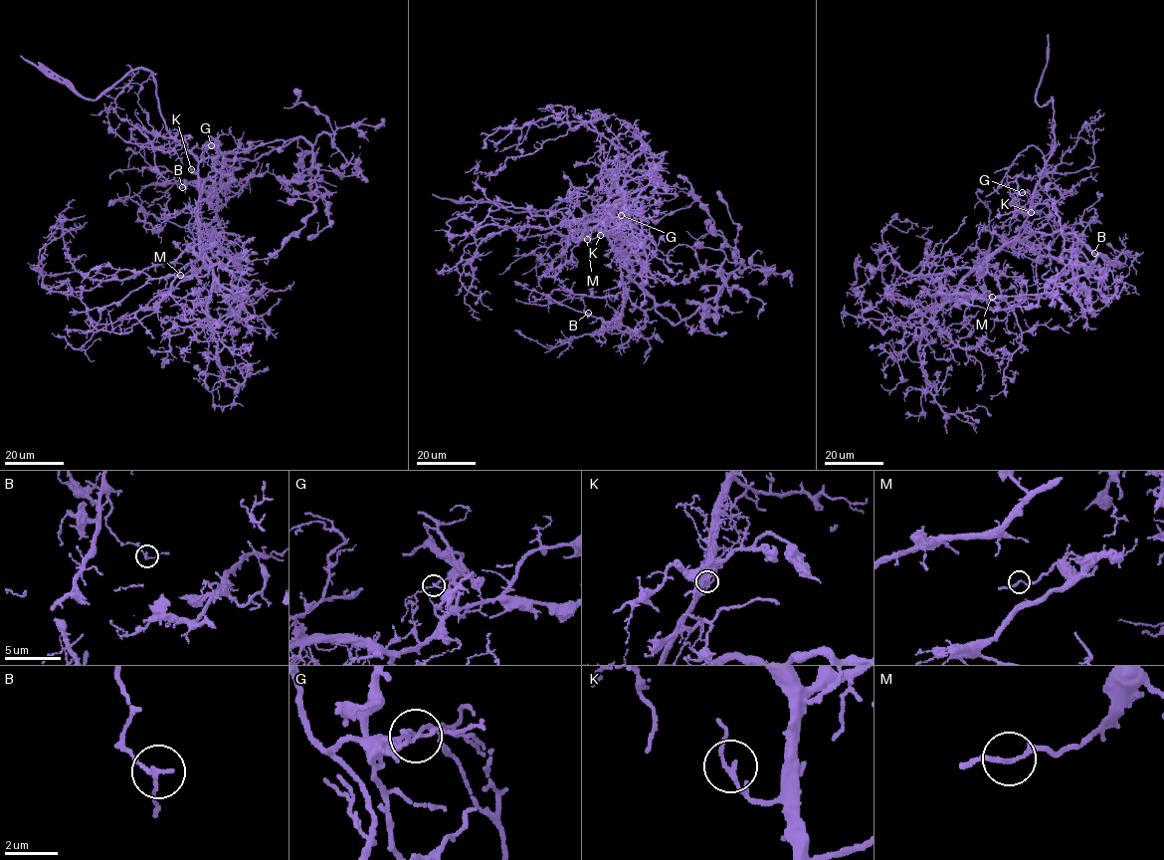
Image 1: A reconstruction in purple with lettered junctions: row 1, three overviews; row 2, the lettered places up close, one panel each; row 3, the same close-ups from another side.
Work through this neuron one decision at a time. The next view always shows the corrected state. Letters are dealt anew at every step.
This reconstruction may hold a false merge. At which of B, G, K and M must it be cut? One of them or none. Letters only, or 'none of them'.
G

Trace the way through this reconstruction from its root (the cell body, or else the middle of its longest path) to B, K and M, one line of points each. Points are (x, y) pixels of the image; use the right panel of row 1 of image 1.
B: (1025, 238), (1024, 242), (1032, 249), (1057, 258), (1069, 267), (1080, 252), (1082, 236), (1083, 245), (1094, 253)
K: (1025, 238), (1020, 240), (1018, 233), (1031, 212)
M: (1025, 238), (1013, 239), (999, 247), (973, 268), (961, 285), (975, 296), (992, 297)

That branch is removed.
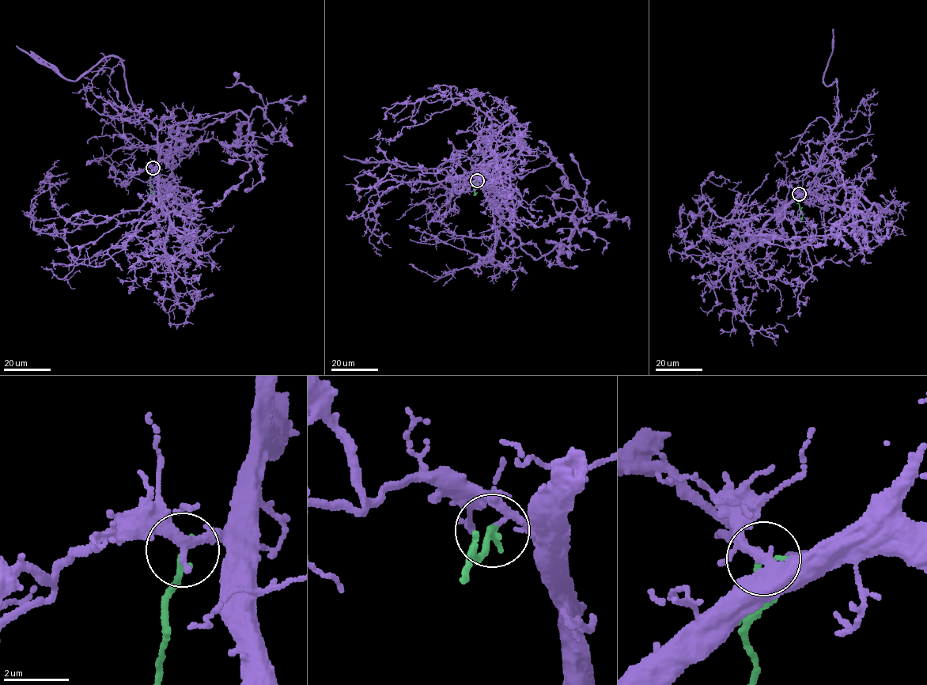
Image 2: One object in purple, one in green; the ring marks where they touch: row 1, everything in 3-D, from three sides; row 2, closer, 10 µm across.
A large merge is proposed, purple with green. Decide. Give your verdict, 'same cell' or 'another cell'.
another cell

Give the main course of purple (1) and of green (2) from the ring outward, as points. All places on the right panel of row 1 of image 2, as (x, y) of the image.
1: (799, 193), (845, 184), (887, 211), (875, 204), (863, 218), (835, 233), (822, 236), (777, 238), (746, 232)
2: (799, 193), (798, 203), (803, 216), (800, 221)

